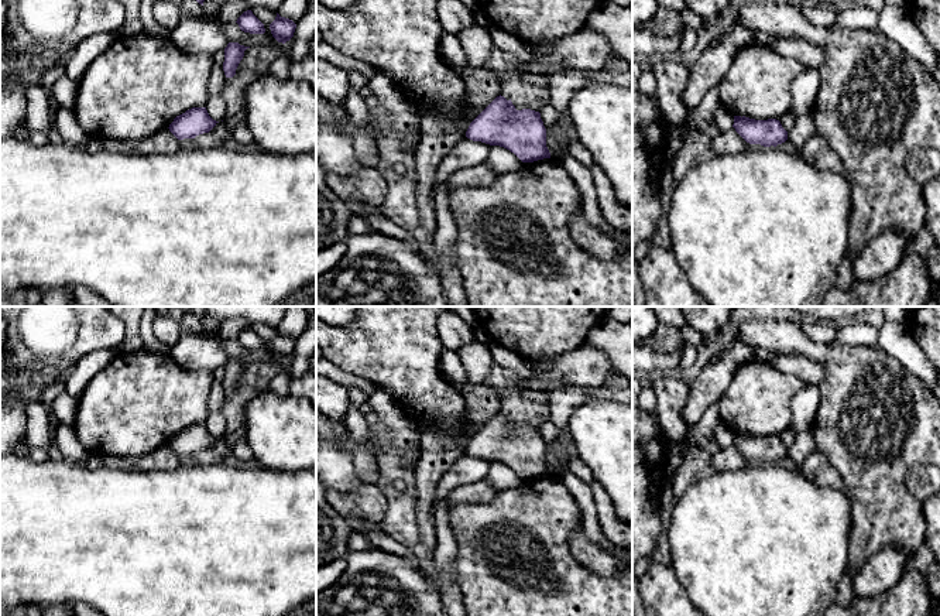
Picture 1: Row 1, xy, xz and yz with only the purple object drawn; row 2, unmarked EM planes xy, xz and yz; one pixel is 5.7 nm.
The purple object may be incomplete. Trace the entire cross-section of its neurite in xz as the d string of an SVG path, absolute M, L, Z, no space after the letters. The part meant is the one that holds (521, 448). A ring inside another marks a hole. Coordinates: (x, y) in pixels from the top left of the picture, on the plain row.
M497 413L469 442L466 454L514 469L522 479L550 475L541 430L517 427L511 415Z

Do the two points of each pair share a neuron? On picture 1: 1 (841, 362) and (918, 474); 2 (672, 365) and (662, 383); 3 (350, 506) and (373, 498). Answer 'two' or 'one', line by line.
1: two
2: two
3: one

